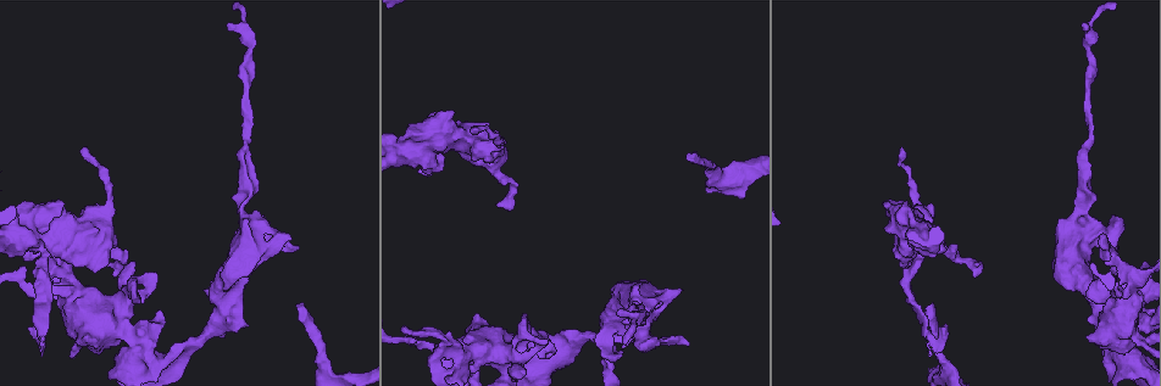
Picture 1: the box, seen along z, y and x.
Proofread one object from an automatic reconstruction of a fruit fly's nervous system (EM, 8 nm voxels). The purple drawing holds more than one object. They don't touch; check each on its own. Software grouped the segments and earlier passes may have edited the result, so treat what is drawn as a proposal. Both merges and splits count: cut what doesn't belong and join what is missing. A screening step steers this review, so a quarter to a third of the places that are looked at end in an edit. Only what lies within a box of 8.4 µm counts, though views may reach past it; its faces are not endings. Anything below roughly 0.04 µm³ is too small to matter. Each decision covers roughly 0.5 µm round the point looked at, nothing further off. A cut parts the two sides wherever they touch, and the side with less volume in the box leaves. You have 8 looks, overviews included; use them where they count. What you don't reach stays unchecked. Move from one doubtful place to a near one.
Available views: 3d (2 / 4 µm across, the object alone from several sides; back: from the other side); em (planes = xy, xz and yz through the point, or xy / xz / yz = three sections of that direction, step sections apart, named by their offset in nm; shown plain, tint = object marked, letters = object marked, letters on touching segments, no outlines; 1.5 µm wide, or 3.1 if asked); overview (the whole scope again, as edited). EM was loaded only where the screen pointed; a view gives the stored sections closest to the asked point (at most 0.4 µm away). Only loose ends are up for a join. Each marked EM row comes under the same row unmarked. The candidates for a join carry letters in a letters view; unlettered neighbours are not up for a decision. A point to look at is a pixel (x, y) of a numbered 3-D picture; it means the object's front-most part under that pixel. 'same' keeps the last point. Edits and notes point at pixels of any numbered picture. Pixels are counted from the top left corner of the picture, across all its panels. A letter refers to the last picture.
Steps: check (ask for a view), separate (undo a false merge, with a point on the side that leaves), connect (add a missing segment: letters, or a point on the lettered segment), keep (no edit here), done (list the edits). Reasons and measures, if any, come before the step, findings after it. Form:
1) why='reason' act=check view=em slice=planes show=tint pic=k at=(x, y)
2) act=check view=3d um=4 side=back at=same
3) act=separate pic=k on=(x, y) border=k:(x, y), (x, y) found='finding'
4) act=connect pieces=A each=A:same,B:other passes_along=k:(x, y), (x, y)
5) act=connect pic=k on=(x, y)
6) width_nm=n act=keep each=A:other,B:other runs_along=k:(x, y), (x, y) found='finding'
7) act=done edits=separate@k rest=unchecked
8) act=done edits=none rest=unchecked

why='thin end' act=check view=em slice=planes show=letters pic=1 at=(689, 343)

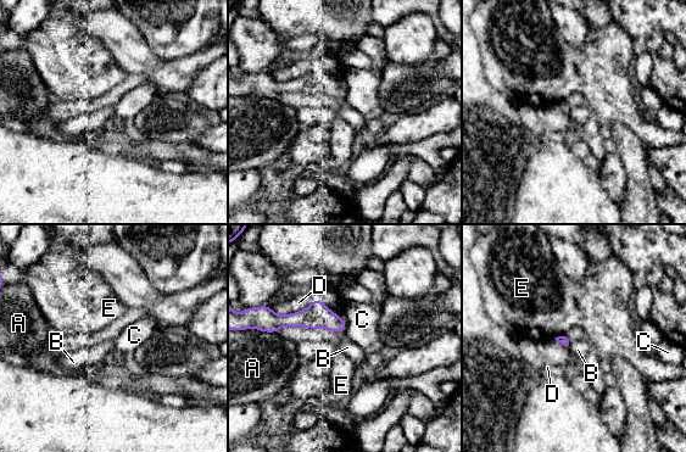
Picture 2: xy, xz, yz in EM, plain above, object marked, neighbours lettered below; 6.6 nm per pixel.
longest_contact=D:260nm act=keep each=A:other,B:other,C:other,D:other,E:other border=2:(346, 322), (344, 330) found='none of them fits'

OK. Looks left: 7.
why='an open end' act=check view=em slice=planes show=letters pic=1 at=(403, 329)

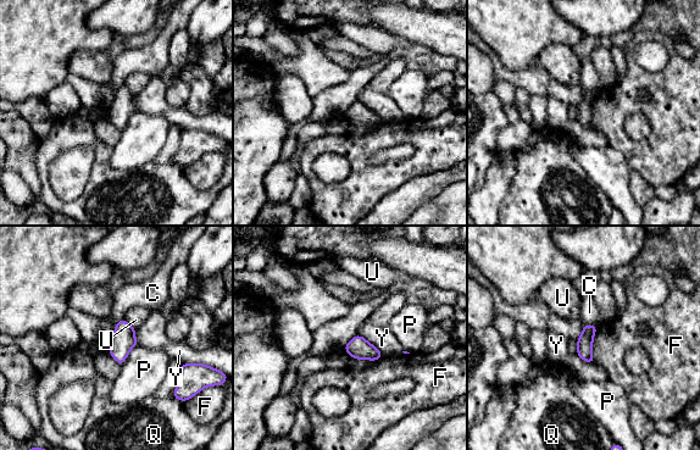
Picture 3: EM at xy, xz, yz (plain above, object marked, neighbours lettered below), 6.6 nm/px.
width_nm=110 act=keep each=C:other,F:other,P:other,Q:other,U:other,Y:other found='none of them fits'

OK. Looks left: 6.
why='an open end' act=check view=em slice=planes show=letters pic=1 at=(691, 159)

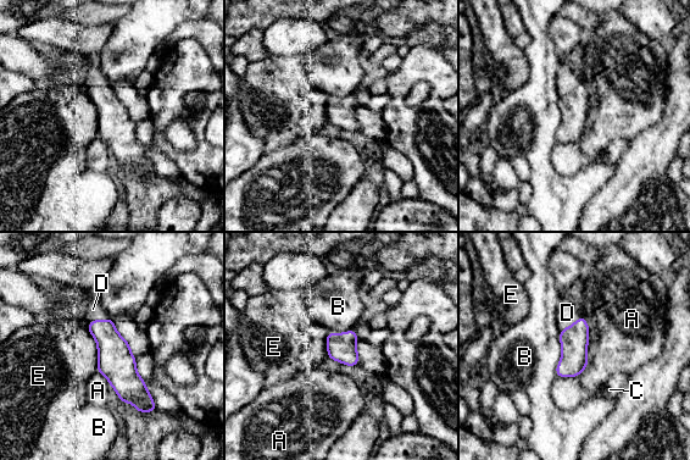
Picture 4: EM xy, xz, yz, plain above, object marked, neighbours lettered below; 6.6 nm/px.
width_nm=180 act=connect pieces=D each=A:other,B:other,C:other,D:same,E:other found='the neuron continues'

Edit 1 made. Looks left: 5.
act=done edits=connect@4 rest=unchecked

